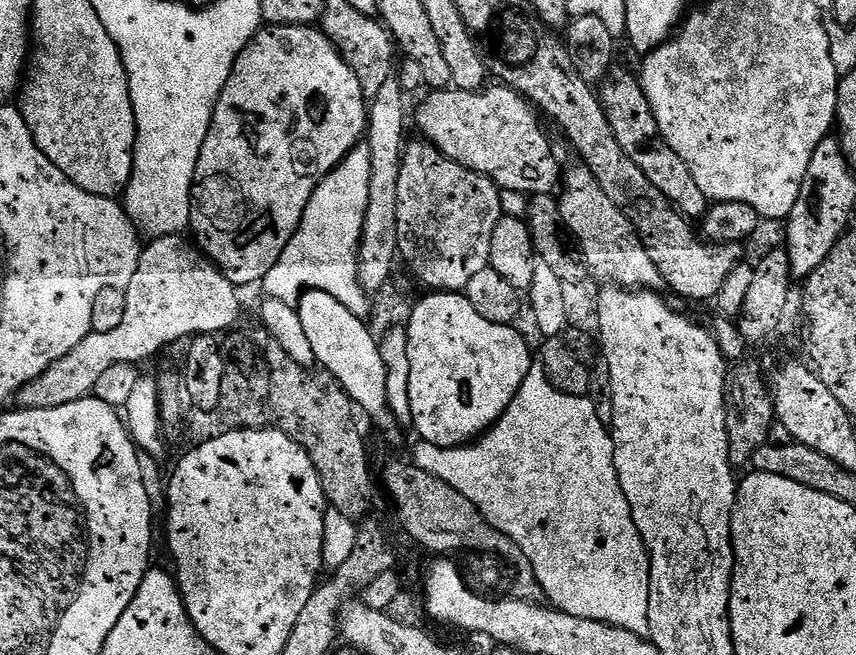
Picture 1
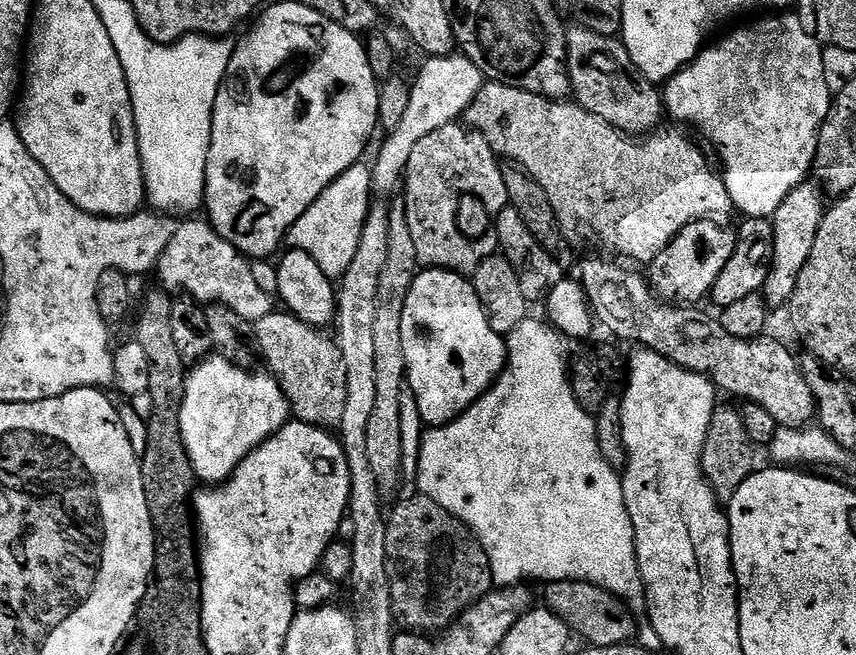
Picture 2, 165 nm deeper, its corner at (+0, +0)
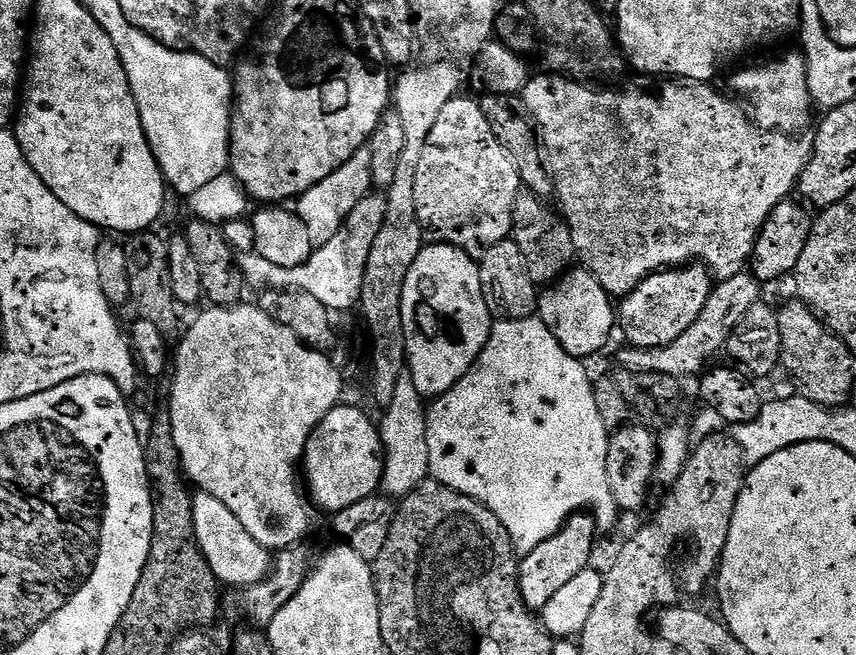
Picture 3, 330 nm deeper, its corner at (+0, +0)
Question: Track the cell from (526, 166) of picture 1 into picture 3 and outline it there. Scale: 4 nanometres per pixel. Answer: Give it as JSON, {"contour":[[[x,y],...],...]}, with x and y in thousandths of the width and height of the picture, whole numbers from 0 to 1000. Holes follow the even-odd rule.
{"contour":[[[748,113],[742,118],[744,122],[736,124],[725,140],[695,140],[694,136],[682,130],[686,127],[674,125],[662,115],[639,115],[623,115],[612,130],[611,169],[626,203],[631,240],[636,258],[640,261],[640,270],[645,273],[647,305],[654,310],[652,324],[664,344],[673,383],[673,397],[702,432],[713,453],[728,455],[741,444],[757,421],[777,411],[803,406],[810,400],[824,406],[838,429],[857,424],[875,408],[886,357],[900,333],[904,315],[922,304],[931,292],[937,260],[949,238],[947,206],[929,208],[888,194],[879,182],[875,166],[863,151],[835,140],[832,136],[833,130],[827,125],[791,125],[785,119],[763,119],[756,113]]]}

